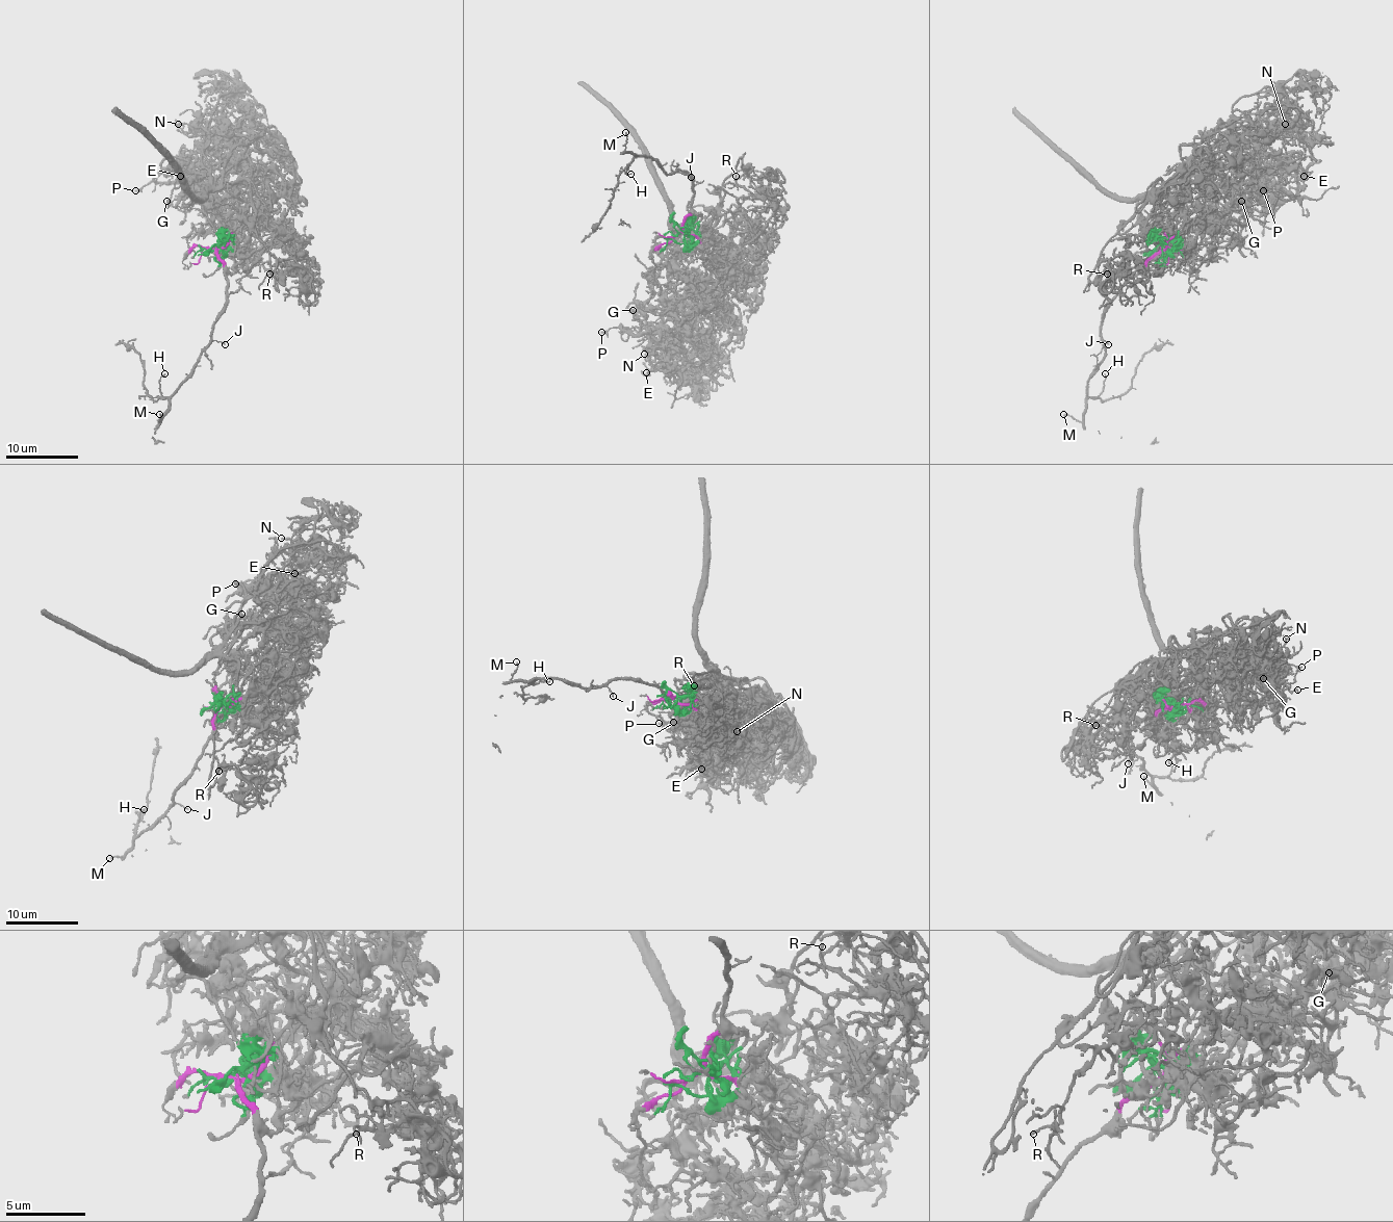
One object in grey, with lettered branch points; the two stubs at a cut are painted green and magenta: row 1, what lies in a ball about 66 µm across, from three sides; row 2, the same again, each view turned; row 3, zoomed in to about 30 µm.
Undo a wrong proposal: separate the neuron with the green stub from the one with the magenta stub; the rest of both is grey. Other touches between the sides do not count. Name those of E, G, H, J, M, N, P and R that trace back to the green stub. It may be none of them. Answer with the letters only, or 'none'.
E, G, N, P, R

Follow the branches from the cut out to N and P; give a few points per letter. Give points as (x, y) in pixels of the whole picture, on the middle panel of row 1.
N: (678, 235), (653, 248), (675, 287), (664, 307), (671, 362), (659, 367), (644, 355)
P: (678, 235), (653, 250), (661, 260), (647, 275), (653, 294), (637, 331), (600, 333)

